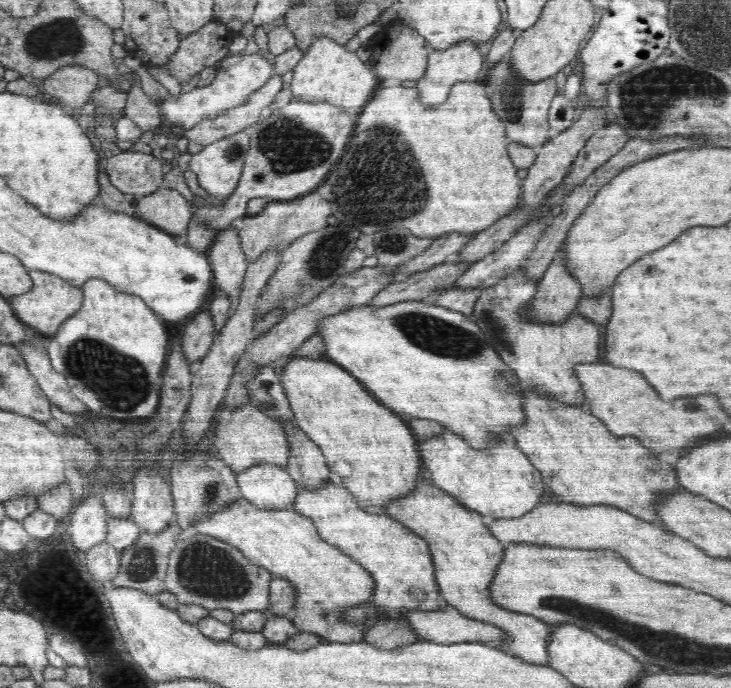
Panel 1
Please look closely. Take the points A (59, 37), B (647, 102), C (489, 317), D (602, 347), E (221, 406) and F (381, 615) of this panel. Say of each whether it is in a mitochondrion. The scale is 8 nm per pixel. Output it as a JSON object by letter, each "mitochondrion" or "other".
{"A":"mitochondrion","B":"mitochondrion","C":"mitochondrion","D":"other","E":"other","F":"other"}

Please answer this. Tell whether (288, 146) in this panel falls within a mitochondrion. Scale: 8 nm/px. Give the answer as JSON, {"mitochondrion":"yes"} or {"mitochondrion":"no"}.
{"mitochondrion":"yes"}

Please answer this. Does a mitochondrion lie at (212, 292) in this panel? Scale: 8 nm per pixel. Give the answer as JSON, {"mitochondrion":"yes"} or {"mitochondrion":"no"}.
{"mitochondrion":"no"}

